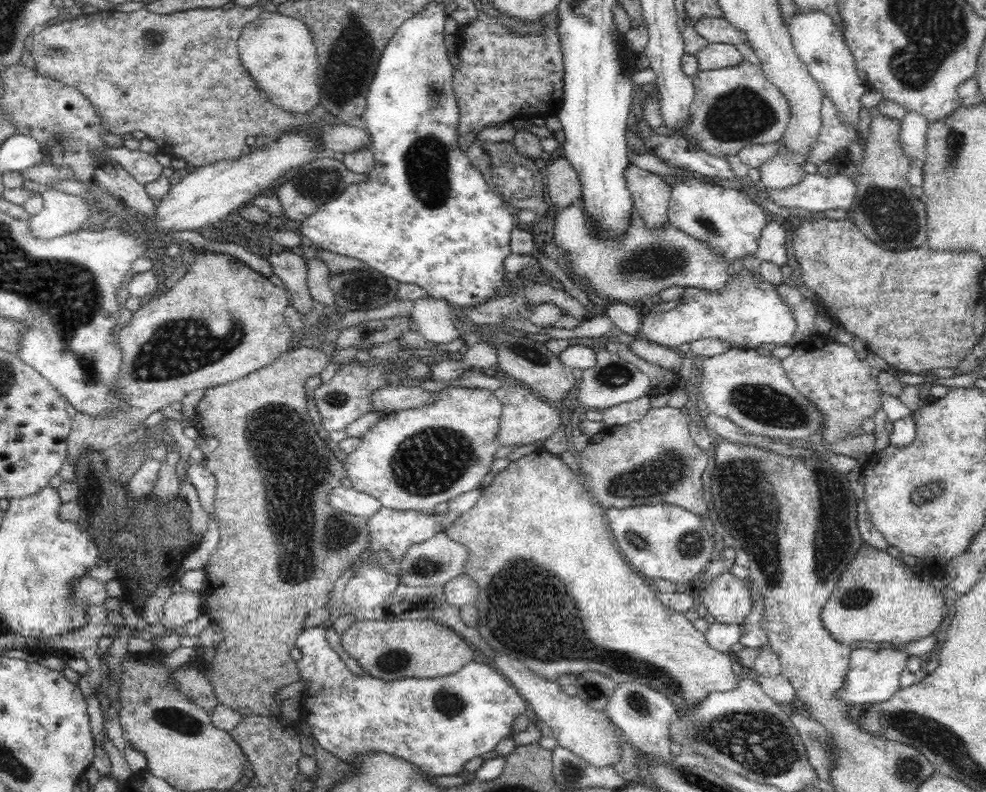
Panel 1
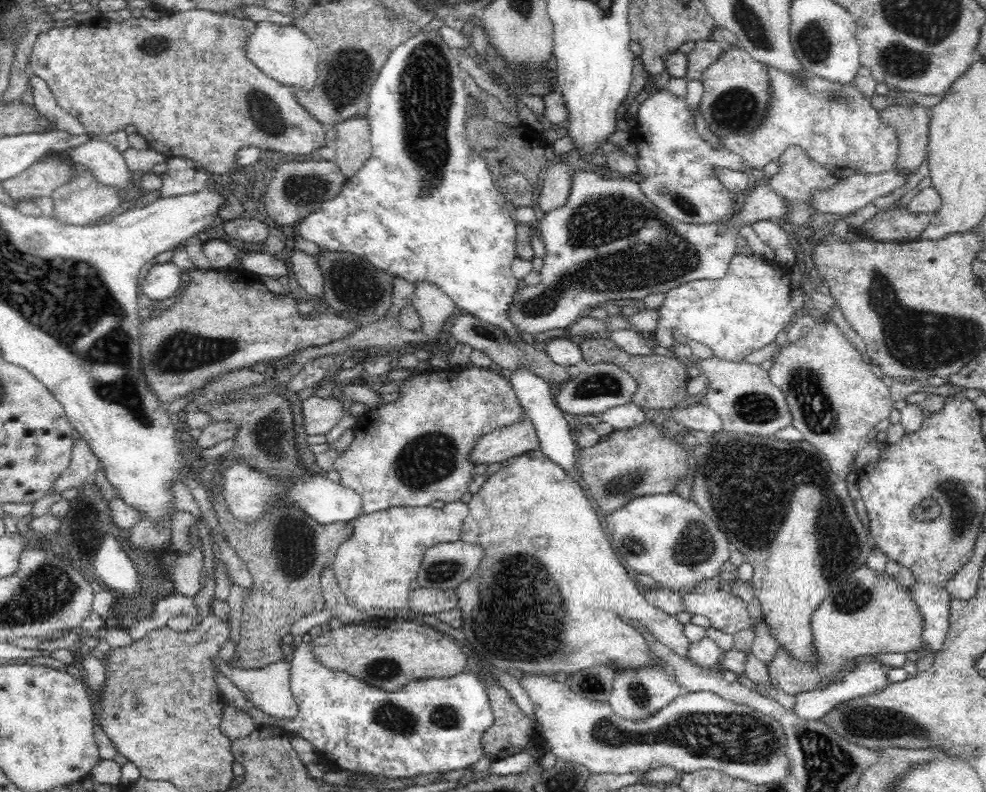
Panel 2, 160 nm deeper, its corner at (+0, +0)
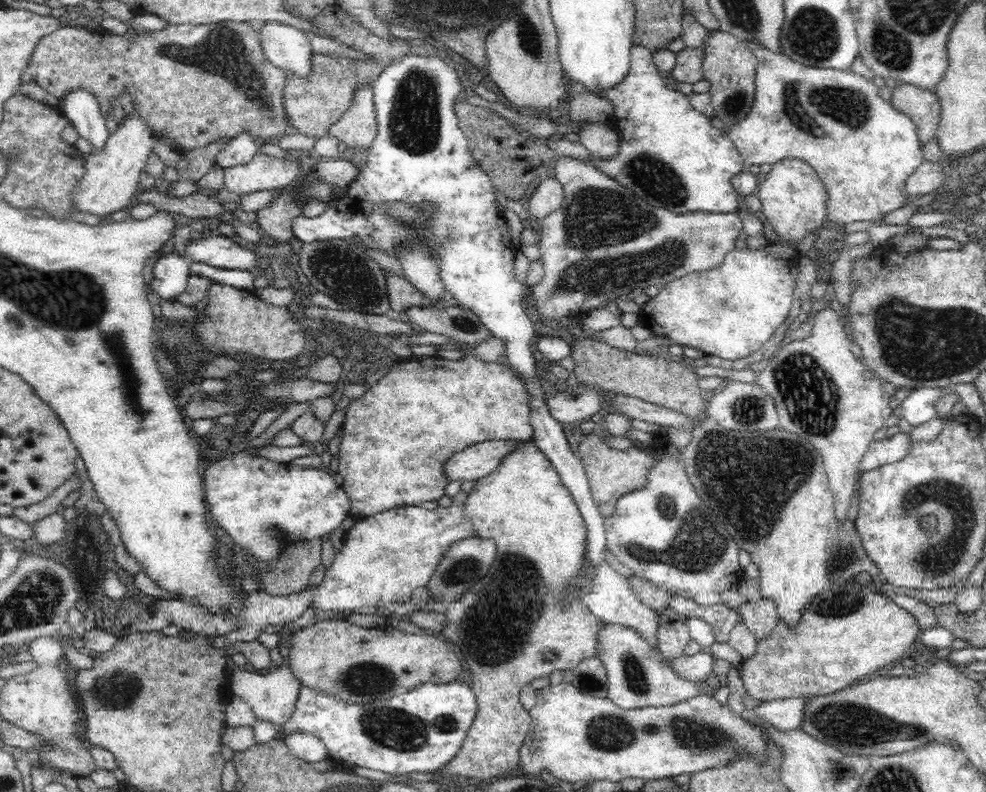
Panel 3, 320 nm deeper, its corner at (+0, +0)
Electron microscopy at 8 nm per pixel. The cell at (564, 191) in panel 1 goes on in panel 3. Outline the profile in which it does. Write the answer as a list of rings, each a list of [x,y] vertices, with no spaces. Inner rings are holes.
[[[542,177],[540,184],[530,195],[526,208],[526,221],[544,220],[551,212],[560,208],[563,202],[563,190],[560,181],[555,177]]]

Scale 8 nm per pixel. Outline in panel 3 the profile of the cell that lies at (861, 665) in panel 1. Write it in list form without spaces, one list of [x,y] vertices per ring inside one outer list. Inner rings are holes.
[[[800,697],[760,701],[754,708],[754,713],[758,720],[768,721],[774,729],[787,733],[799,728],[806,700],[807,698]]]

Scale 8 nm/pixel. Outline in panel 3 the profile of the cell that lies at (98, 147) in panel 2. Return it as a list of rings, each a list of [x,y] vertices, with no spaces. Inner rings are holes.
[[[72,90],[68,95],[56,98],[58,107],[65,113],[80,137],[93,144],[95,150],[104,148],[108,138],[105,116],[99,111],[99,102],[86,90]]]

